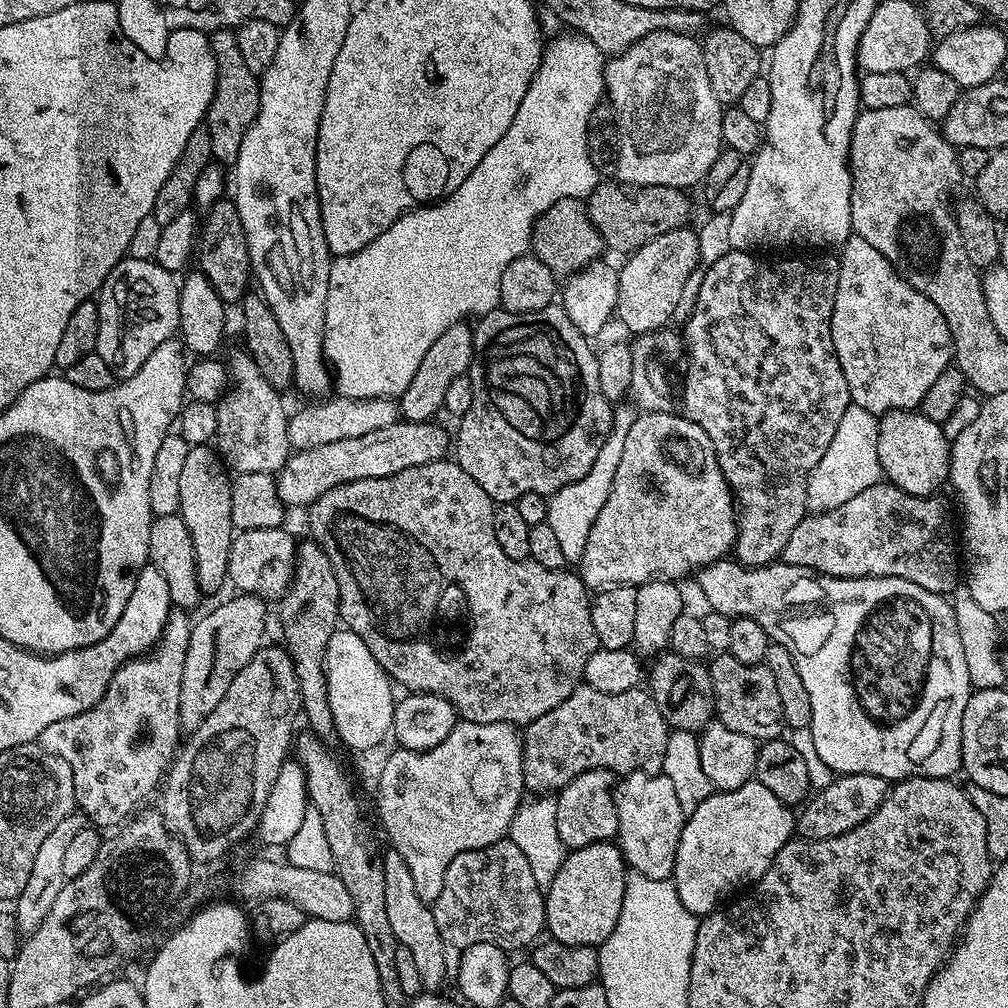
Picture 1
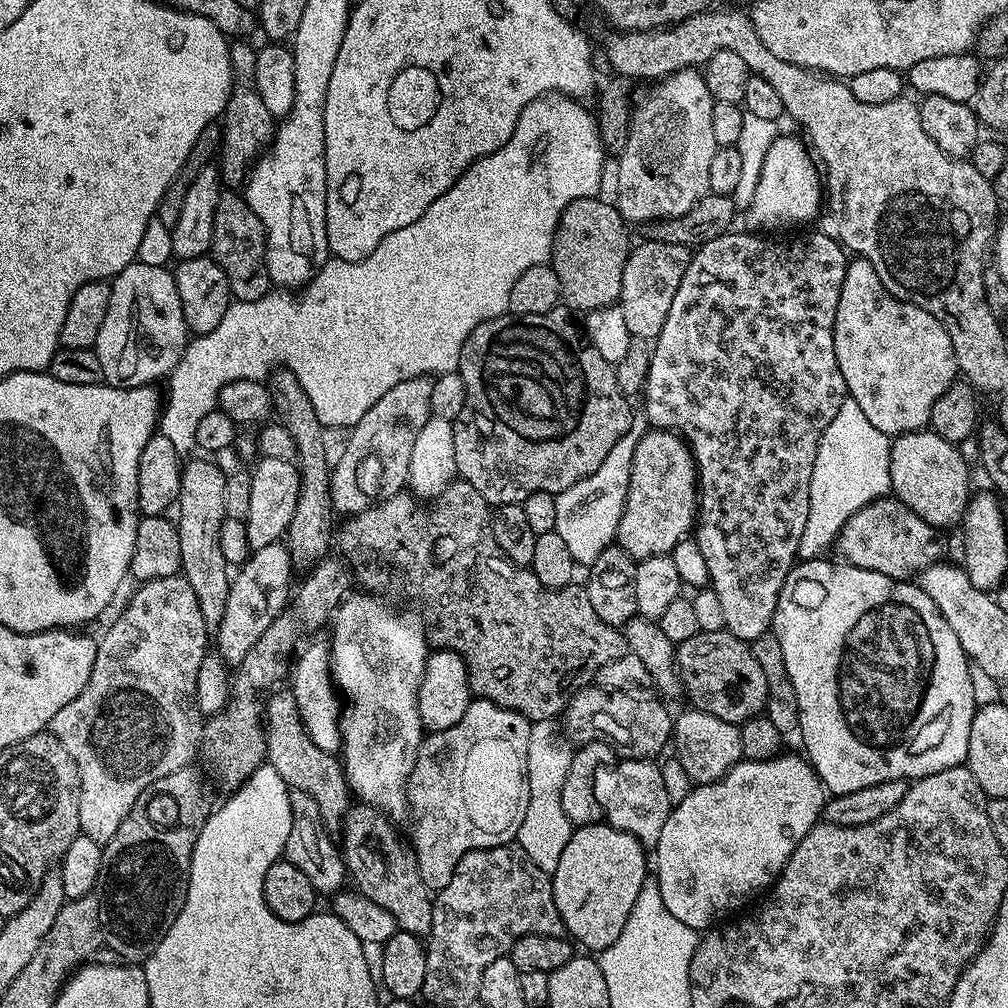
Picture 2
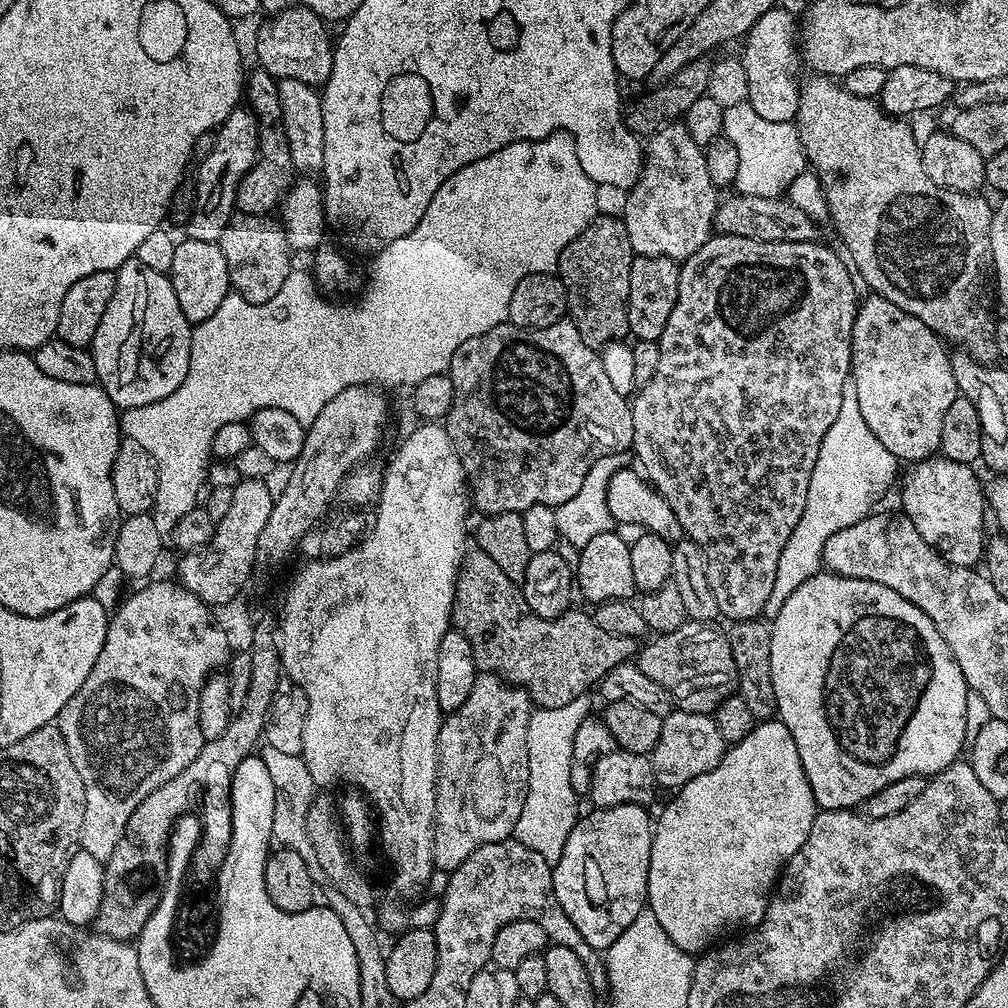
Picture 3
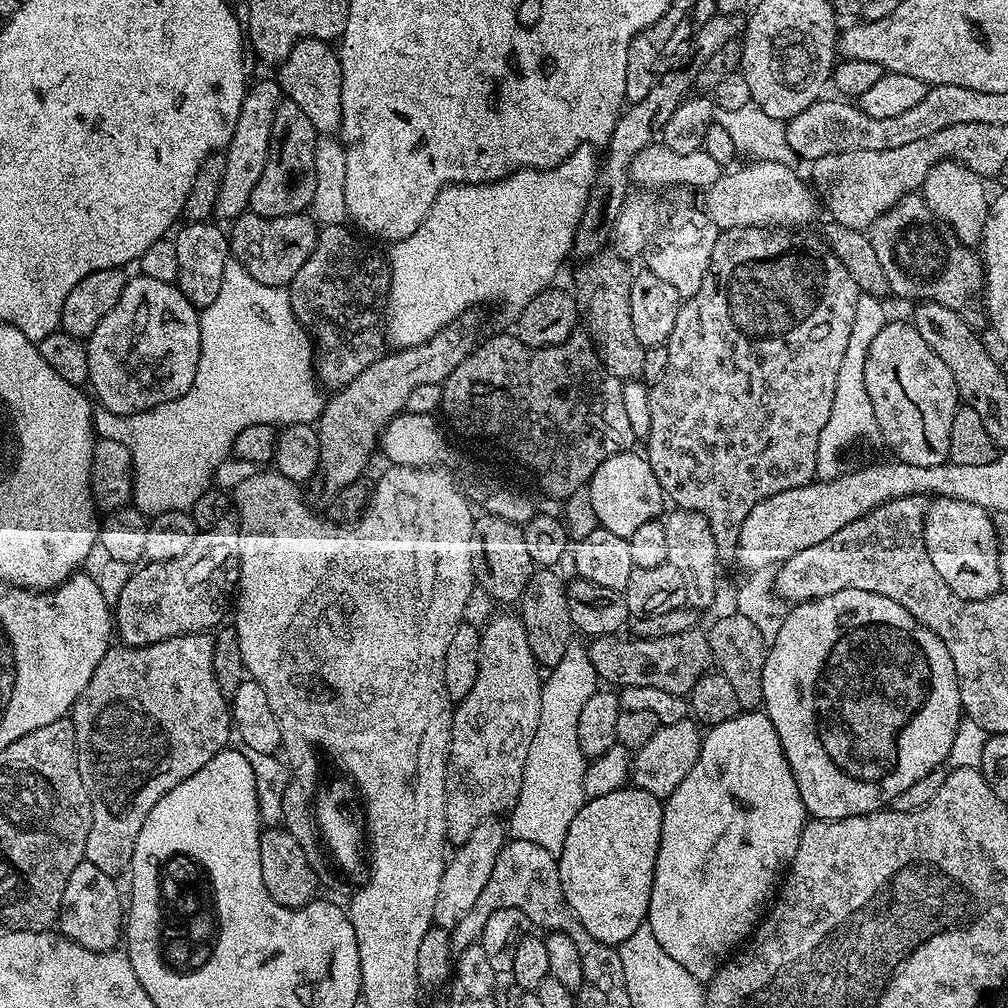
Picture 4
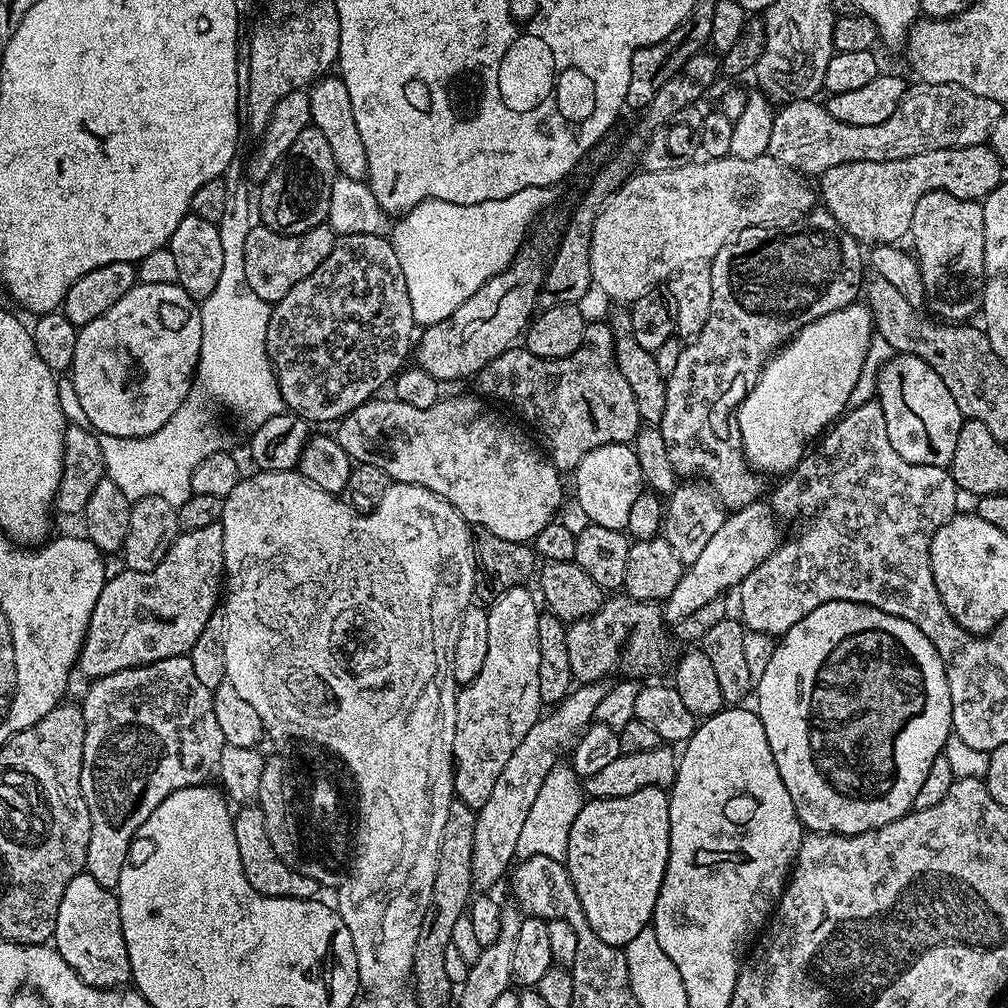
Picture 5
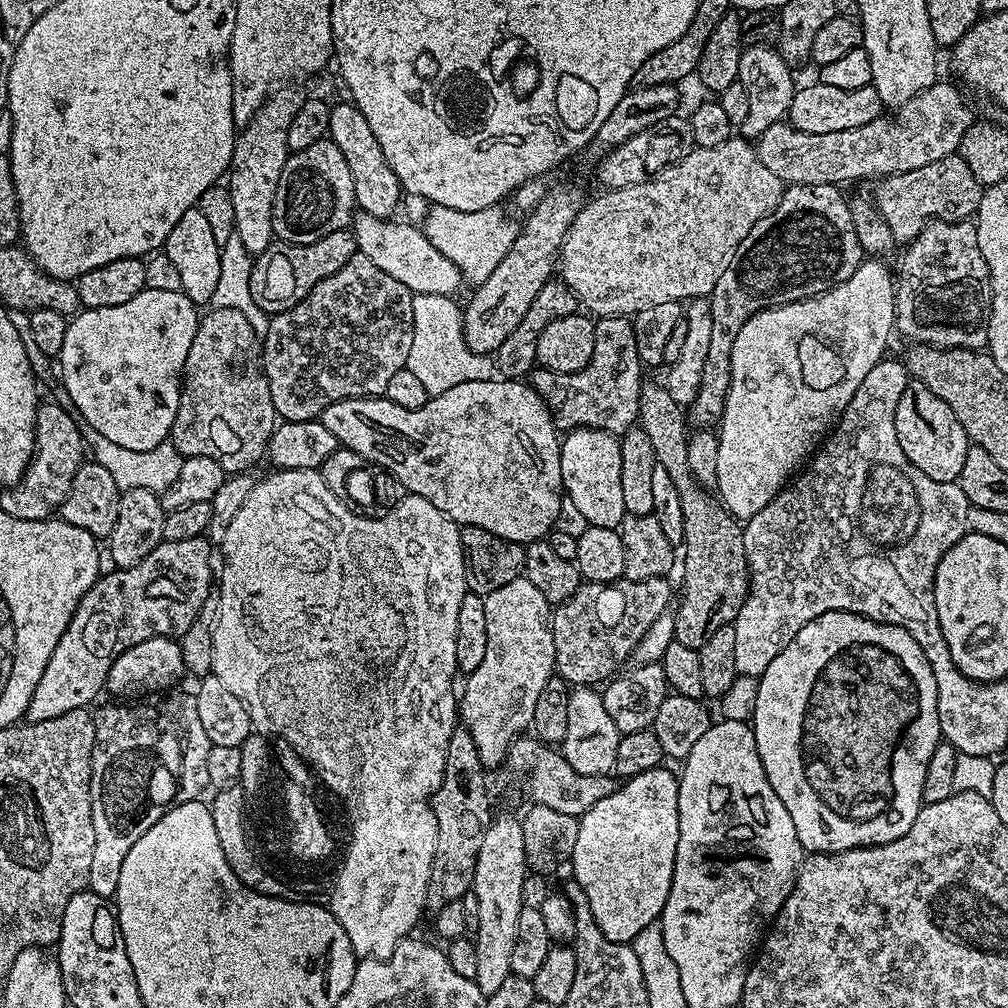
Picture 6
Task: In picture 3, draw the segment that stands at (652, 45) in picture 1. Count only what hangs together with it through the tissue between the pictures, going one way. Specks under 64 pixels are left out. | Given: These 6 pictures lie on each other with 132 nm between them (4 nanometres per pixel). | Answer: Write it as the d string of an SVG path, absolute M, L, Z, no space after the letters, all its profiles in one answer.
M669 122L647 137L644 144L644 169L640 180L627 193L622 219L630 234L630 246L636 256L661 256L677 262L689 260L714 232L718 189L710 182L704 148L686 130L683 122Z

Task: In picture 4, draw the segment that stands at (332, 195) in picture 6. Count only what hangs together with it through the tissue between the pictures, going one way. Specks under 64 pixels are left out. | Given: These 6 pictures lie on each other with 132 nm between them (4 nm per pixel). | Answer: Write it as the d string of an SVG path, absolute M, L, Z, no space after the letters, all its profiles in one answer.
M284 98L276 105L270 150L266 166L262 166L262 178L250 194L248 211L262 218L282 218L299 212L307 213L314 198L315 156L318 133L306 113L296 102Z

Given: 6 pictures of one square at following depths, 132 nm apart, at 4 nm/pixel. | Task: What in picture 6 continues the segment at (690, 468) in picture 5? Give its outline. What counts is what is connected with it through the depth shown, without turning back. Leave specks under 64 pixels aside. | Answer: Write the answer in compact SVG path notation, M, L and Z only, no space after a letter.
M790 184L783 189L780 203L768 216L753 226L748 237L743 238L737 253L730 258L730 266L722 270L718 286L710 297L714 331L710 333L710 354L706 354L706 366L702 366L700 389L694 402L687 405L686 416L697 429L711 429L719 425L724 415L724 399L732 377L732 338L735 332L764 308L777 304L789 304L820 296L834 286L846 282L865 259L858 246L858 234L854 234L854 222L848 209L848 200L835 184Z

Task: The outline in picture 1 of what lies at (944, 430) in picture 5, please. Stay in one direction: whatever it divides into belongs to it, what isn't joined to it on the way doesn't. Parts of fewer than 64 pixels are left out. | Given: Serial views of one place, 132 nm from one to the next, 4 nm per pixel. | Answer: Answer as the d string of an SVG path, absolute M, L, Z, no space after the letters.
M849 236L841 252L844 253L838 256L840 273L832 311L832 341L842 374L846 374L852 403L862 406L862 410L870 410L877 418L896 408L919 409L922 398L926 398L926 390L930 390L938 374L953 363L950 326L946 326L946 318L942 318L938 306L934 306L926 294L918 294L918 290L911 288L896 267L878 254L866 238Z

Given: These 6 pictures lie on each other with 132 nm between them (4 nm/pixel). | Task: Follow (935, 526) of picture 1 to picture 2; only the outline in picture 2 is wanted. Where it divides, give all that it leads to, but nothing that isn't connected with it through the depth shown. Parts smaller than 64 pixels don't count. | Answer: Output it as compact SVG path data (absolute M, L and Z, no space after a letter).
M885 498L862 506L858 514L851 516L846 526L842 526L842 530L836 535L834 548L855 568L874 570L895 580L908 580L931 564L939 564L945 559L944 544L940 541L940 536L941 533L922 522L922 518L918 518L918 514L910 510L910 506L895 498Z

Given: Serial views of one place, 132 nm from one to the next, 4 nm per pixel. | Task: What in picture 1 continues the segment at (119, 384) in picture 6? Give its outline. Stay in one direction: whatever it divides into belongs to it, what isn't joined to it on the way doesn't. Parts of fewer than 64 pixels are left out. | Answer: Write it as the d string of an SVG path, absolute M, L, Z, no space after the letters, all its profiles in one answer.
M128 256L110 270L106 282L100 288L98 306L98 342L96 353L110 366L113 377L130 378L162 346L173 339L180 327L178 302L180 284L171 272L162 270L155 259L139 260Z

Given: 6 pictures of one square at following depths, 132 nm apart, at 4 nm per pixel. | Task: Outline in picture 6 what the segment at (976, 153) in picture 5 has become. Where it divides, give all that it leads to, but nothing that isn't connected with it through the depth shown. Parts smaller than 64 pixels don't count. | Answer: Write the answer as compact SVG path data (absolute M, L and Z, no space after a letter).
M958 154L938 158L930 166L918 166L918 170L885 176L877 184L880 185L874 193L876 206L898 242L911 242L920 232L922 222L975 217L982 195L982 186Z

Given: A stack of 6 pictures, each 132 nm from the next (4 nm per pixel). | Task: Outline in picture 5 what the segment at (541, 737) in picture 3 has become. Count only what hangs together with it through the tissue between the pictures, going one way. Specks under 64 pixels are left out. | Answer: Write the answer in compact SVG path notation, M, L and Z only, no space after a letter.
M567 763L557 764L554 770L550 770L550 774L546 774L546 782L542 782L542 790L538 790L534 806L530 806L530 815L522 825L522 835L518 838L517 857L525 860L541 856L567 861L570 826L574 826L574 818L578 818L578 810L585 803L586 796L576 772Z

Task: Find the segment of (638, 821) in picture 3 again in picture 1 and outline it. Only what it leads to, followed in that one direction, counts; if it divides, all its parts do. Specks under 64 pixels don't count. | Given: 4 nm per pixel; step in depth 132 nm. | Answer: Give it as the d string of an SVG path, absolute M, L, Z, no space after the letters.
M605 842L602 844L591 844L590 846L582 846L581 848L573 848L567 853L568 857L564 861L559 861L558 867L552 873L552 881L546 889L544 897L544 922L546 932L549 937L558 942L562 942L566 946L599 946L604 944L610 938L610 934L614 934L614 926L618 926L618 914L622 914L622 898L626 890L626 882L628 881L628 872L624 863L624 856L620 852L619 847L615 843Z

